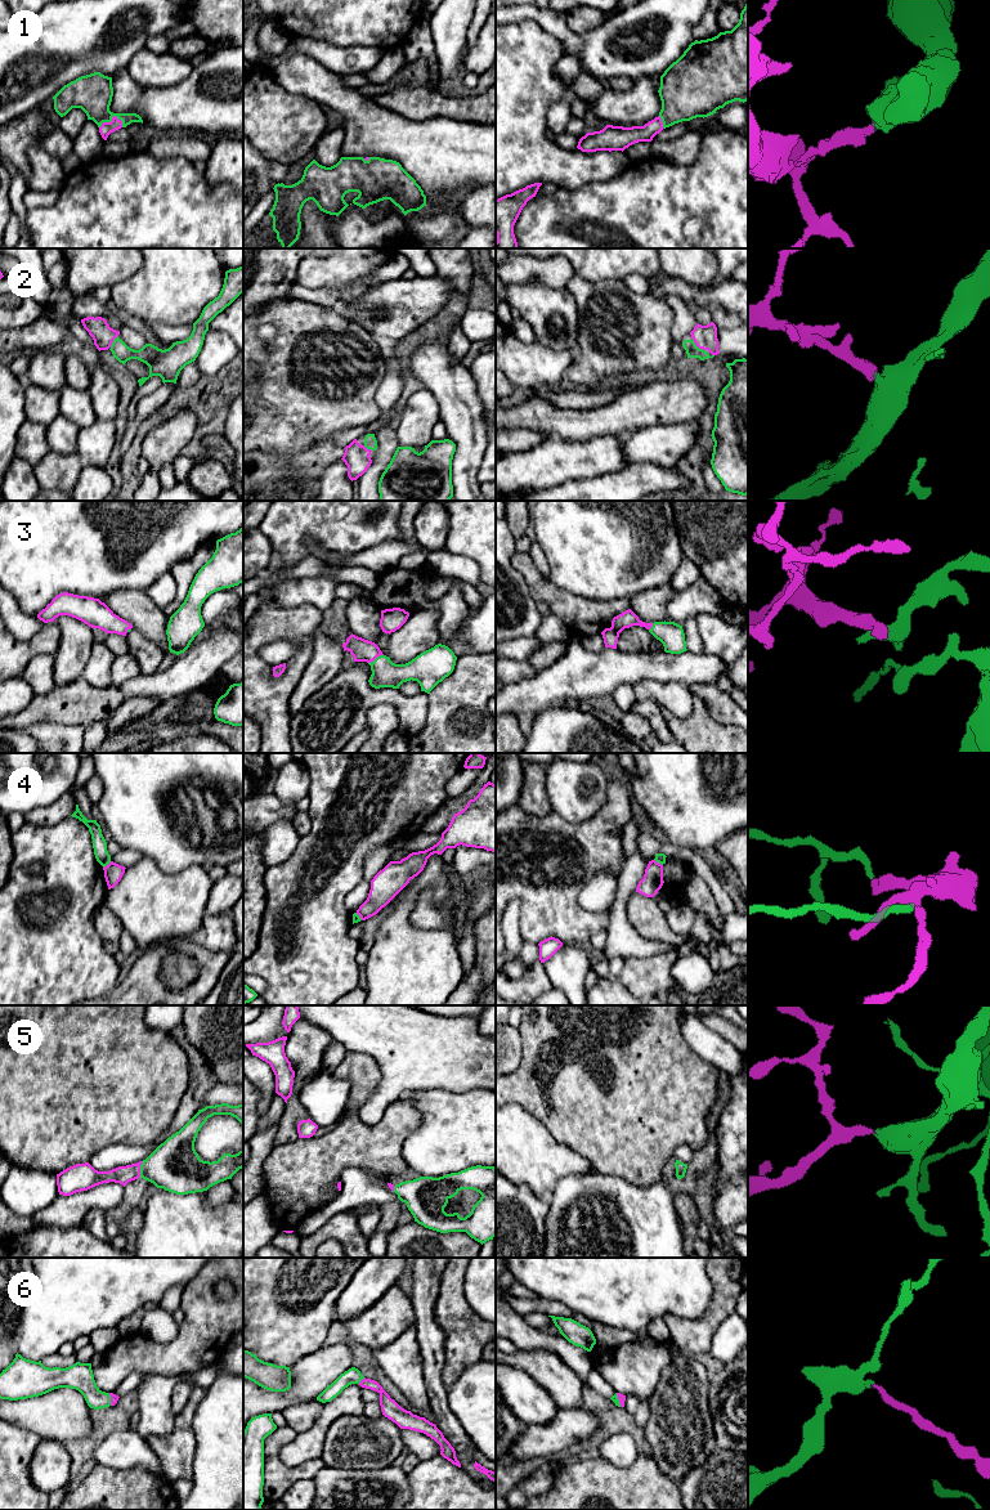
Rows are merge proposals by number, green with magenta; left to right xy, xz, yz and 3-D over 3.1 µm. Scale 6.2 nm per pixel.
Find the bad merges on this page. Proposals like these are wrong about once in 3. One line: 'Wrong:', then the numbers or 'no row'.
Wrong: 4

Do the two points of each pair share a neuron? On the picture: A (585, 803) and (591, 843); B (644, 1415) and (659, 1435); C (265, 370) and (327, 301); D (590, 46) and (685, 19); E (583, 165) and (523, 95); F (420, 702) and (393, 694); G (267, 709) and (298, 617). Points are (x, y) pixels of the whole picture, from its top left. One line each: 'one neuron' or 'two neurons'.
A: two neurons
B: two neurons
C: two neurons
D: one neuron
E: one neuron
F: one neuron
G: one neuron

